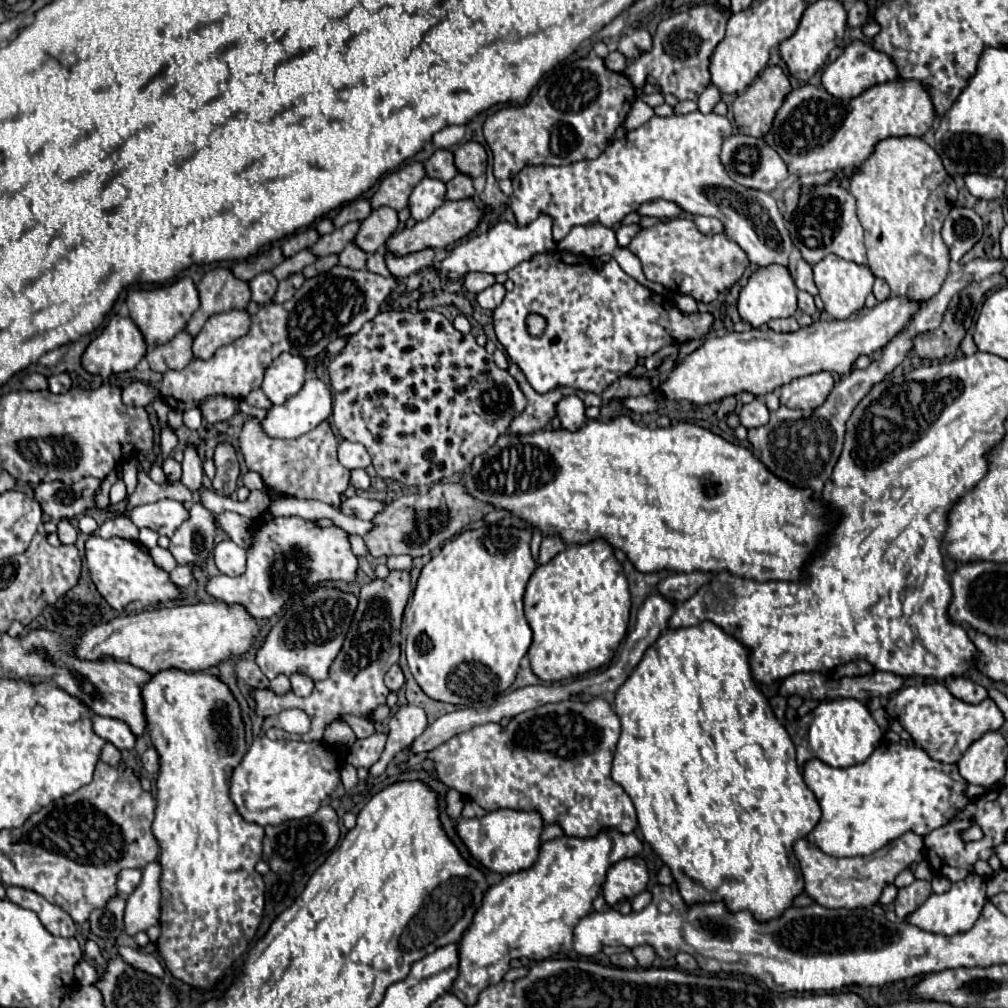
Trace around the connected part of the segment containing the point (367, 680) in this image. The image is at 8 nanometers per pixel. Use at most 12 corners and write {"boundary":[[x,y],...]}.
{"boundary":[[408,571],[362,587],[344,647],[310,697],[252,689],[262,719],[304,709],[322,741],[342,715],[370,715],[400,657]]}

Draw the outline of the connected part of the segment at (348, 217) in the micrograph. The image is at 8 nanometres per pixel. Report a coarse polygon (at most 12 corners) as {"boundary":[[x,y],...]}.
{"boundary":[[368,199],[344,205],[334,217],[340,229],[350,221],[364,221],[372,207]]}

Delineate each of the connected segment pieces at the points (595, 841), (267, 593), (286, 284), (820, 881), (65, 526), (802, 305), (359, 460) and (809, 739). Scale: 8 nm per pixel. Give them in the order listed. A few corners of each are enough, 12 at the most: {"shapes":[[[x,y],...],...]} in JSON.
{"shapes":[[[634,833],[558,837],[488,887],[458,941],[464,1005],[512,959],[572,951]],[[300,517],[254,527],[246,573],[206,593],[276,615],[296,581],[354,581],[340,527]],[[300,275],[280,281],[272,301],[284,303],[298,289]],[[904,833],[868,857],[838,859],[794,845],[804,891],[828,909],[878,903],[886,885],[924,859]],[[62,519],[58,537],[64,545],[76,541],[76,529]],[[798,291],[798,309],[814,315],[814,297]],[[346,441],[338,445],[338,459],[346,469],[372,465],[364,445]],[[856,699],[784,723],[798,767],[864,763],[884,739]]]}

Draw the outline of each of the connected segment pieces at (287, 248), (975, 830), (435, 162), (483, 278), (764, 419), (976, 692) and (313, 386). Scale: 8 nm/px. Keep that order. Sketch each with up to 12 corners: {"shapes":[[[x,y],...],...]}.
{"shapes":[[[316,229],[294,233],[282,245],[284,257],[310,249],[318,241]],[[978,825],[960,831],[964,843],[980,841],[984,837]],[[436,151],[426,163],[426,175],[448,183],[456,173],[454,155]],[[468,273],[464,287],[482,293],[494,283],[494,275]],[[760,399],[742,405],[738,417],[746,429],[768,423]],[[966,677],[948,683],[954,697],[966,703],[980,703],[986,689]],[[312,377],[262,427],[296,439],[332,413],[330,387]]]}

